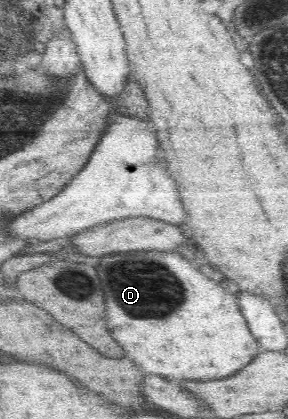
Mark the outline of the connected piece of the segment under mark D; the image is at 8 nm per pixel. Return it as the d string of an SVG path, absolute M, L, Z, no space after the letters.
M177 251L107 254L100 258L95 269L101 279L101 289L107 301L107 327L111 329L113 339L143 371L173 379L215 381L237 373L259 353L259 345L247 329L247 323L239 311L237 297L225 291L212 277L205 277L197 263L189 263L189 260Z

